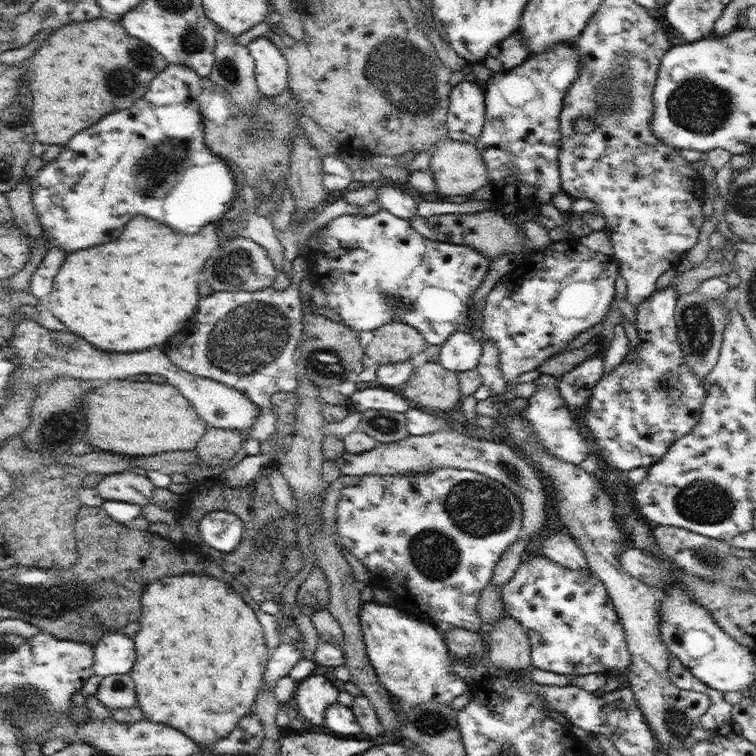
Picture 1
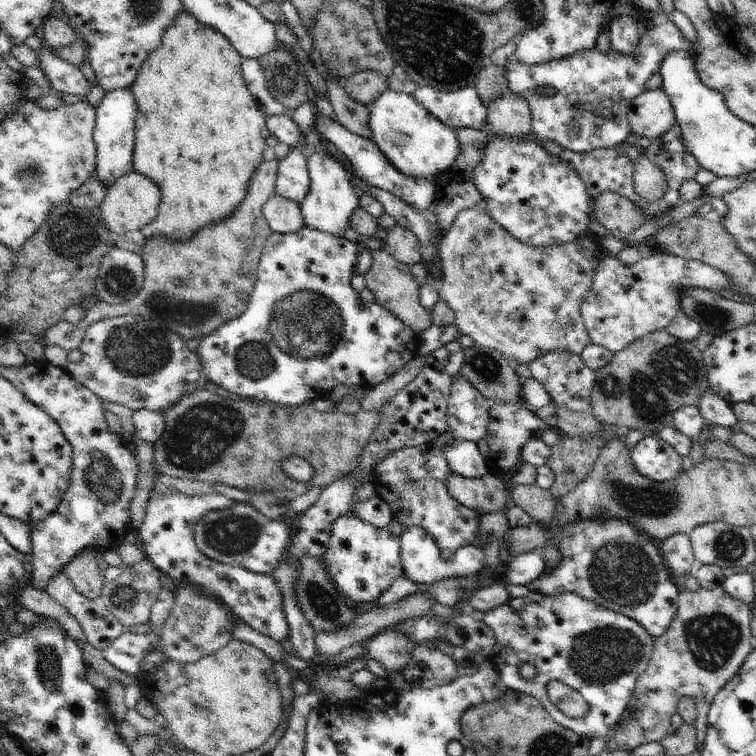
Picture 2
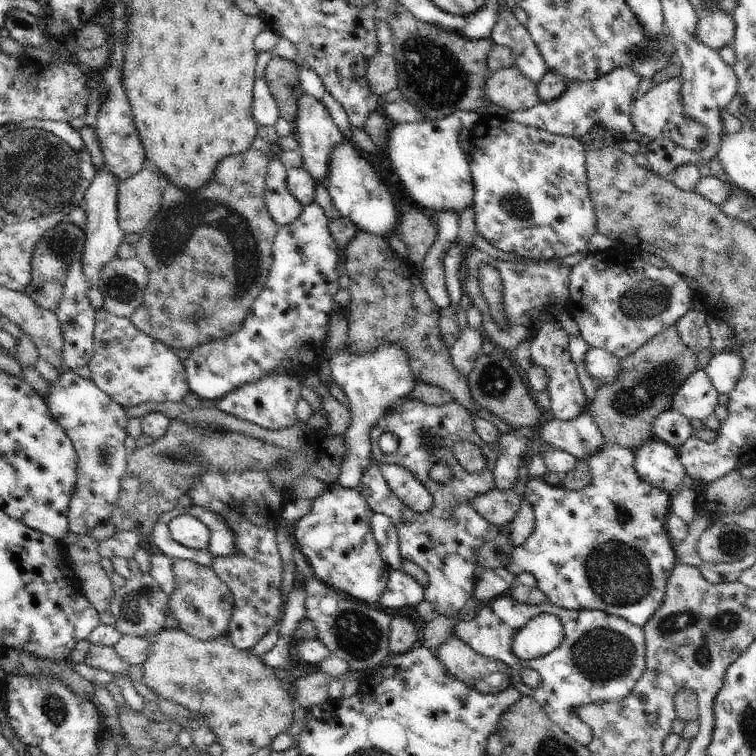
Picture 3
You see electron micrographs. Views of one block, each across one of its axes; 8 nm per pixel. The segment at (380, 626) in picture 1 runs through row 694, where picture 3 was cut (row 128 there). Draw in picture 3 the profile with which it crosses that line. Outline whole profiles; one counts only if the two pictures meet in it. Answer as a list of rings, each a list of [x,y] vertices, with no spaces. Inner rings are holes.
[[[476,111],[452,112],[443,120],[400,122],[392,123],[384,152],[388,155],[392,170],[398,175],[402,184],[408,189],[410,197],[419,209],[428,208],[434,212],[456,212],[462,214],[468,206],[474,203],[474,186],[472,174],[469,170],[469,156],[461,149],[459,132],[466,128],[471,129],[479,120],[480,114]]]

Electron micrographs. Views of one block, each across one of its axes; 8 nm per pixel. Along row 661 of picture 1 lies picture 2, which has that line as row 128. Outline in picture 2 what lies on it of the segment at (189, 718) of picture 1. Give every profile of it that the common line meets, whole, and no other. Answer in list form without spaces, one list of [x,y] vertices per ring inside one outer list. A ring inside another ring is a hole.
[[[186,10],[174,18],[174,22],[164,30],[160,46],[142,62],[130,87],[138,104],[133,164],[136,172],[152,178],[162,192],[156,220],[141,230],[147,239],[162,234],[166,238],[186,242],[200,228],[230,218],[244,202],[252,174],[264,161],[262,154],[270,134],[265,114],[252,98],[246,83],[242,82],[242,64],[243,56],[222,32],[198,22]]]

